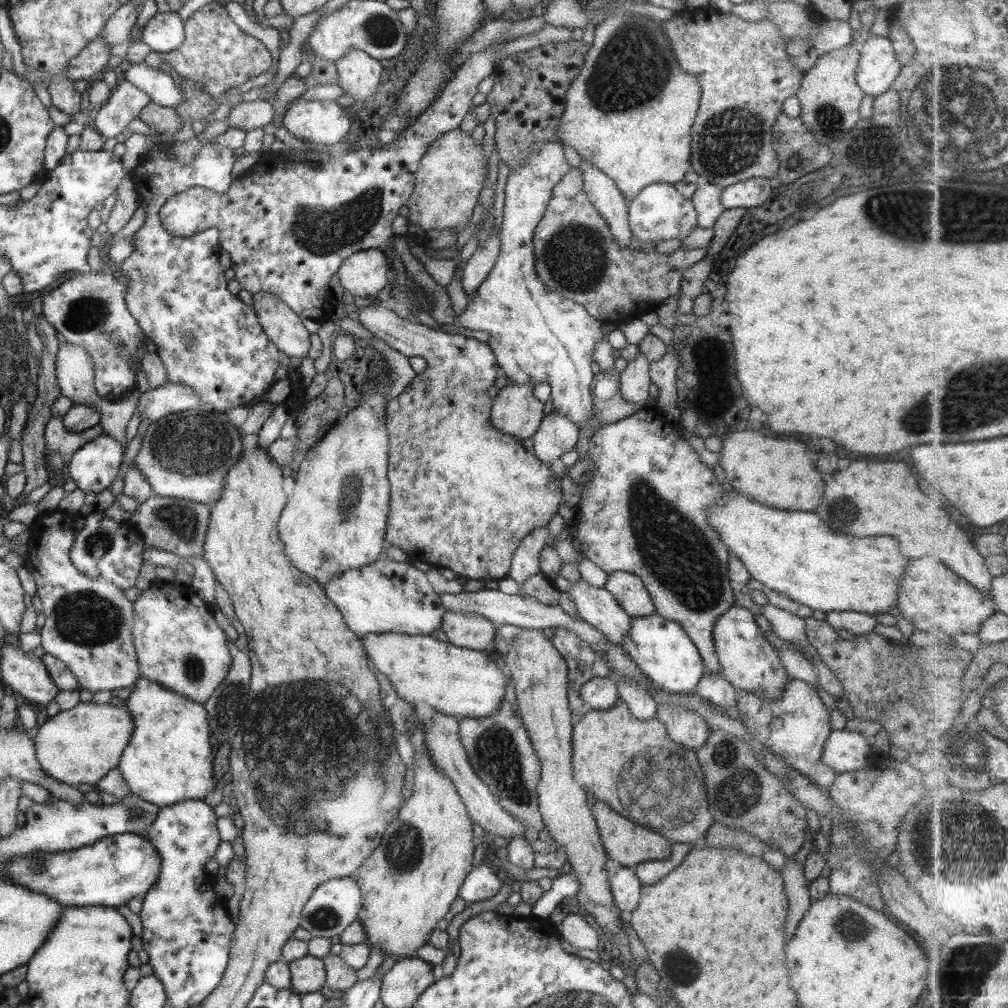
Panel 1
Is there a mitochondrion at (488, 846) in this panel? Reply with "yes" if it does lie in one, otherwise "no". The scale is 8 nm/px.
no

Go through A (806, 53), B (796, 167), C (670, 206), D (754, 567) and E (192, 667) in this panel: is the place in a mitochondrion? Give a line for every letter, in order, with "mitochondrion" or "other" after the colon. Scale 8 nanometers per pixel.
A: mitochondrion
B: mitochondrion
C: other
D: other
E: mitochondrion

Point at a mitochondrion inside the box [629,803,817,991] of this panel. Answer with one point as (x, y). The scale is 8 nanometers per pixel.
(680, 966)

